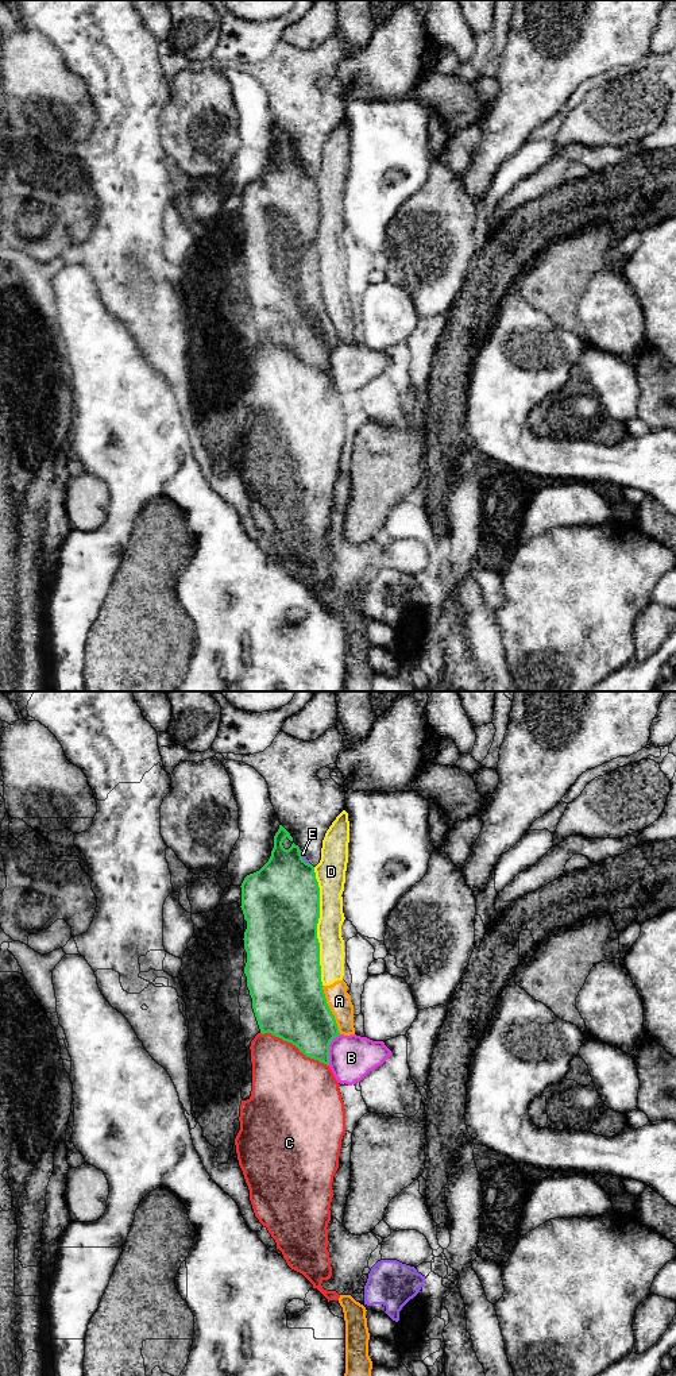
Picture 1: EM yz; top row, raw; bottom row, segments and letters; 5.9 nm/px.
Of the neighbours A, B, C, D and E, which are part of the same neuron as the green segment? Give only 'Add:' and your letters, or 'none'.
Add: none

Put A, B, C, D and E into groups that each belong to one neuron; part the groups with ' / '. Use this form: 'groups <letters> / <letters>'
groups A D / B / C / E

